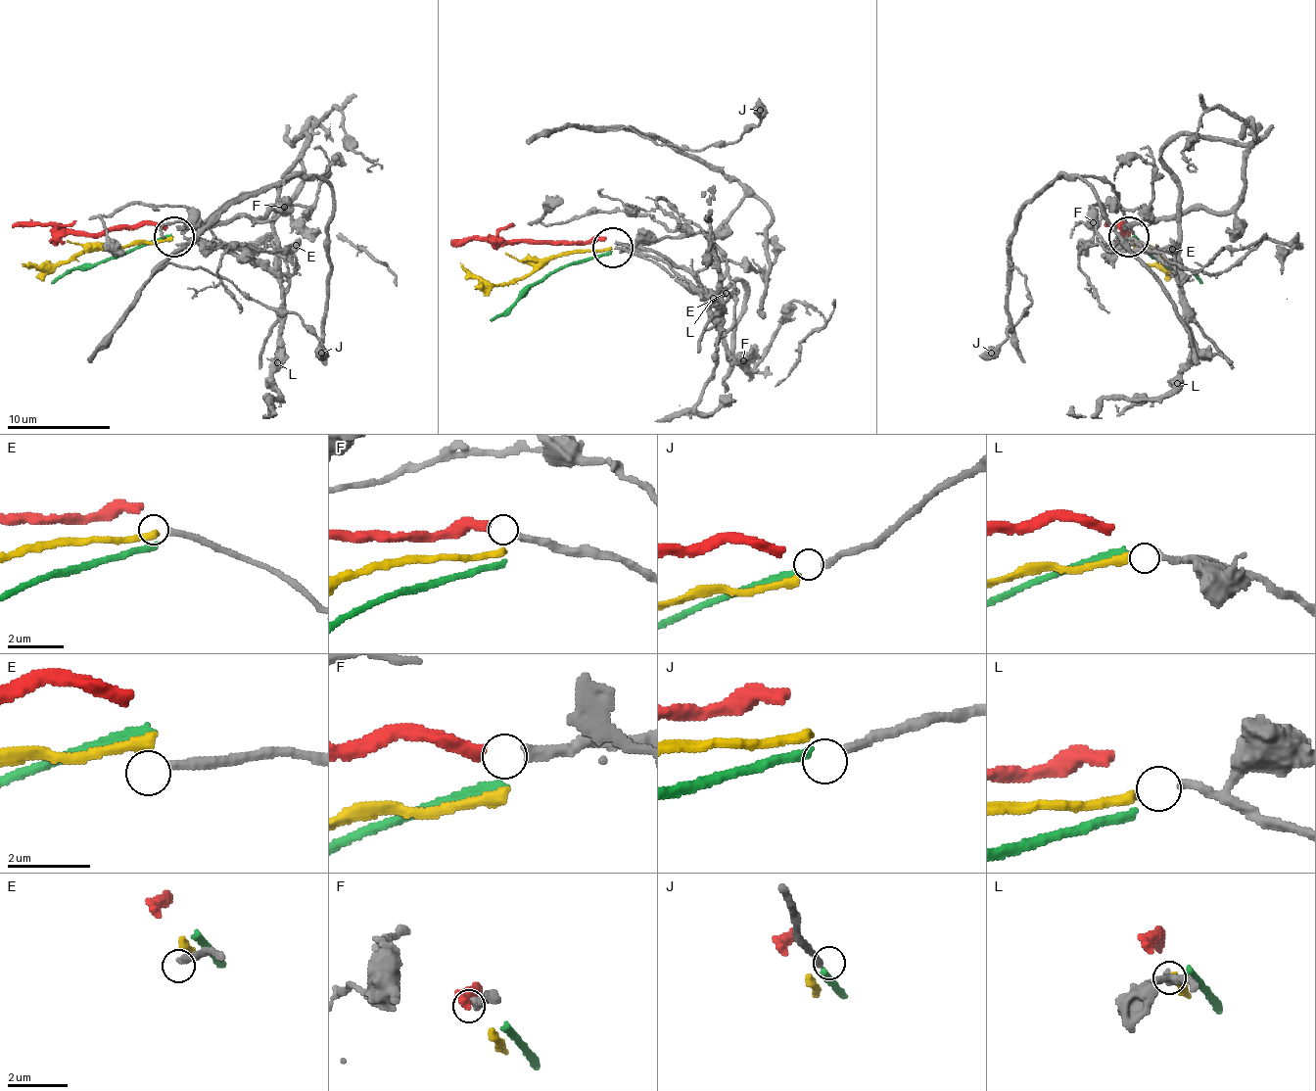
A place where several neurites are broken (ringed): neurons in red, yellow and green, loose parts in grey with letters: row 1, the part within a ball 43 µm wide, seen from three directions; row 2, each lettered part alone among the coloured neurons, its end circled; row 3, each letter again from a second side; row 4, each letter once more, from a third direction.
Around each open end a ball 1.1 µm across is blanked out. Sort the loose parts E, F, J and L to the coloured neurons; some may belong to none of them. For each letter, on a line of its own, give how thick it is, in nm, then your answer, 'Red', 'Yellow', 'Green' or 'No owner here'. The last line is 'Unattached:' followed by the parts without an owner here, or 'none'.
E: Thickness 240 nm. No owner here
F: Thickness 260 nm. Red
J: Thickness 220 nm. Green
L: Thickness 200 nm. Yellow
Unattached: E

